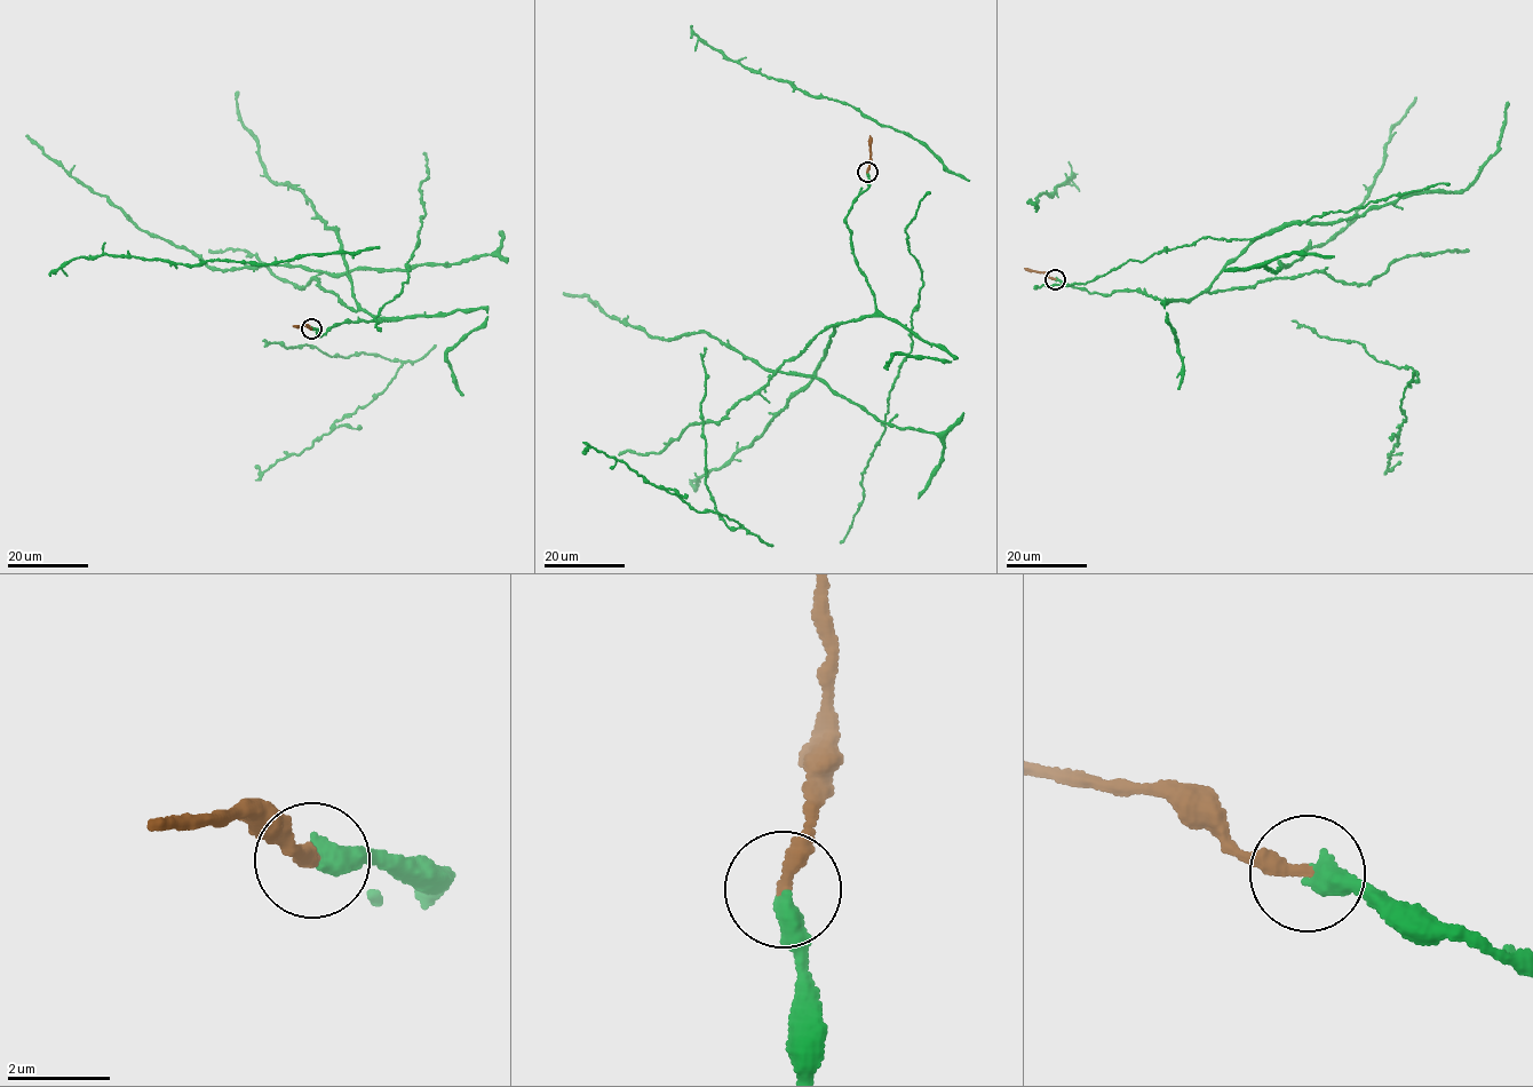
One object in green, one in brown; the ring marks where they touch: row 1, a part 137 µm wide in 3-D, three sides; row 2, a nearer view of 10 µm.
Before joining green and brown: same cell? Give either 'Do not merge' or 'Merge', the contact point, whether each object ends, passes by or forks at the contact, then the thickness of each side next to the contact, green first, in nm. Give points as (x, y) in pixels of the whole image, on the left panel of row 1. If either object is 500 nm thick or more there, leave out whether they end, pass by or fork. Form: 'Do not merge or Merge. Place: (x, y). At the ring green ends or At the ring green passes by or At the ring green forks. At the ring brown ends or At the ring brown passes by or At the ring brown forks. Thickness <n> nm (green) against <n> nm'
Merge. Place: (311, 328). At the ring green ends. At the ring brown ends. Thickness 420 nm (green) against 300 nm

